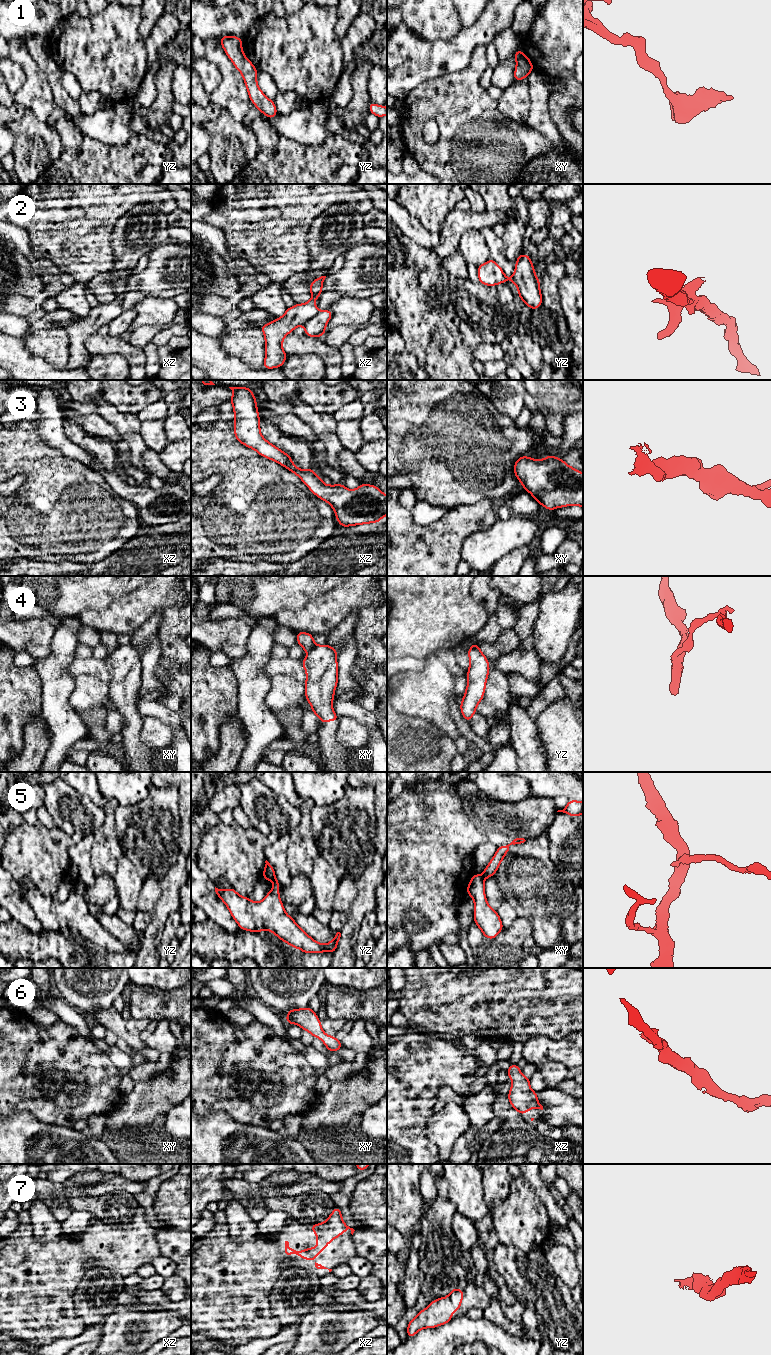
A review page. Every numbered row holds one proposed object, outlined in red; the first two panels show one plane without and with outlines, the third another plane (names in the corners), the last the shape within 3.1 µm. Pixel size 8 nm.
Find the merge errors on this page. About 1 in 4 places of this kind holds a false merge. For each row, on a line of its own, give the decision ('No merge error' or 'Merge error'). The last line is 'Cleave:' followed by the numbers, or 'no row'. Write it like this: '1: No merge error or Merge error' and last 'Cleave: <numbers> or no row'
1: No merge error
2: Merge error
3: No merge error
4: Merge error
5: Merge error
6: No merge error
7: No merge error
Cleave: 2, 4, 5

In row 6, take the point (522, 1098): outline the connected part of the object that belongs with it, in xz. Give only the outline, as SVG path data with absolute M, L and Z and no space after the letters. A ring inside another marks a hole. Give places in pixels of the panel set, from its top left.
M511 1064L506 1071L509 1079L513 1080L507 1099L513 1109L519 1114L526 1114L529 1109L541 1109L543 1106L537 1100L538 1092L530 1089L530 1078L521 1074L521 1069L517 1064Z

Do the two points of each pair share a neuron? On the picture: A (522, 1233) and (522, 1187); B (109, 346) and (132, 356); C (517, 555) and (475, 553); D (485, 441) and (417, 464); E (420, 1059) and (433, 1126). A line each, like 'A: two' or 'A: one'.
A: one
B: one
C: two
D: one
E: two

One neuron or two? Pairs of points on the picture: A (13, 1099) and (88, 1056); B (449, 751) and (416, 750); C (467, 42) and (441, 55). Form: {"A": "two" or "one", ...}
{"A": "one", "B": "one", "C": "one"}

